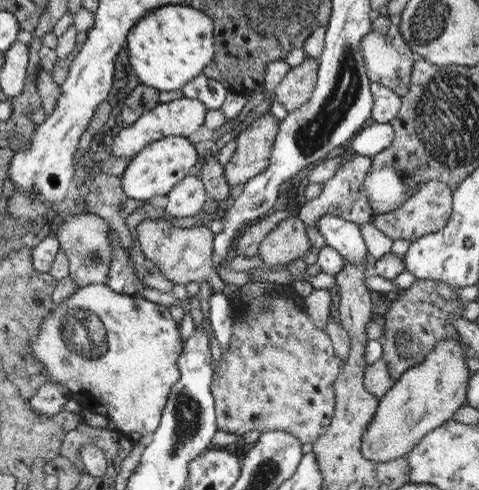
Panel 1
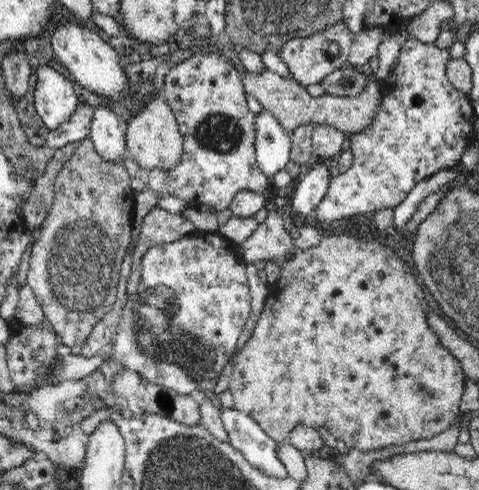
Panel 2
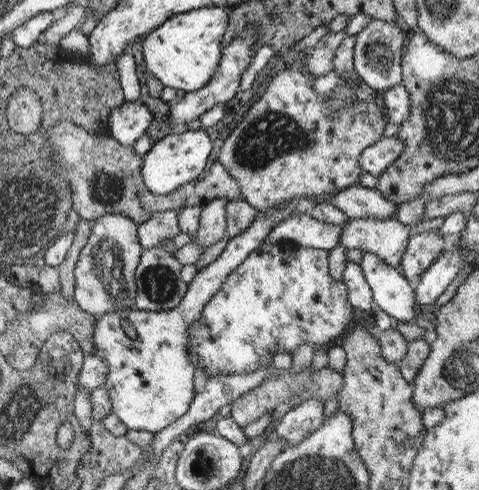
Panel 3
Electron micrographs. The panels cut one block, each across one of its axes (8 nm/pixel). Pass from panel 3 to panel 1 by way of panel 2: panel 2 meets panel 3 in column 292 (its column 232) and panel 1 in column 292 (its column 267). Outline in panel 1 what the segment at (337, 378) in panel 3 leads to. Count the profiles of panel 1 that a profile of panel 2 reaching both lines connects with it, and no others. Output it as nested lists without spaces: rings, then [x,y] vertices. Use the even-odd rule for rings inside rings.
[[[287,218],[285,222],[279,222],[259,246],[259,258],[269,264],[287,264],[295,258],[303,258],[307,252],[311,252],[313,246],[307,238],[307,226],[299,218]],[[271,298],[267,302],[255,302],[253,312],[243,320],[235,318],[233,310],[233,336],[229,350],[215,366],[215,404],[219,416],[219,430],[229,434],[247,434],[257,430],[259,434],[279,430],[289,432],[301,444],[313,444],[327,434],[331,418],[335,414],[335,382],[343,360],[331,350],[327,332],[319,332],[303,312],[305,306],[299,300]]]

